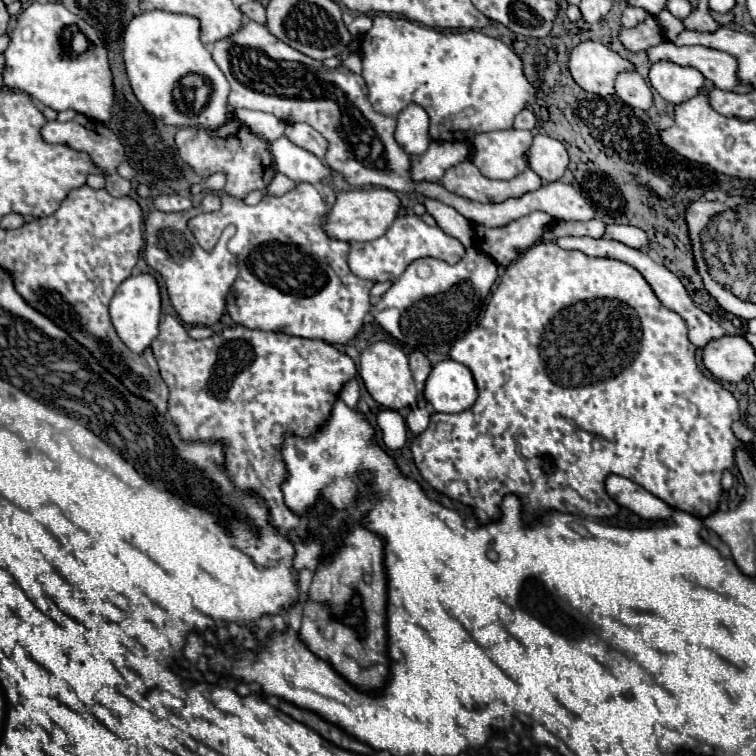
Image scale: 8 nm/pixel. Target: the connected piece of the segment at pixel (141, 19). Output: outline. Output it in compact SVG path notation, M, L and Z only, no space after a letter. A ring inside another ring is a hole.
M150 10L134 16L124 32L124 62L130 86L140 104L154 118L172 126L210 126L218 128L230 120L228 108L228 80L212 60L208 48L200 42L200 20L186 14L172 14L164 10ZM184 74L200 74L212 82L212 94L206 106L190 116L182 114L174 102L174 88Z

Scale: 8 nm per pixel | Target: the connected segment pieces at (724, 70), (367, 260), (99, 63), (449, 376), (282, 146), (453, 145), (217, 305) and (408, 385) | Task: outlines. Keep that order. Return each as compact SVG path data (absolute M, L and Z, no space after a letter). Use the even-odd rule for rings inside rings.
M670 40L660 42L658 46L652 46L646 50L646 56L650 64L670 60L680 66L696 68L704 74L704 78L712 80L716 88L730 90L730 92L750 92L750 86L742 86L736 78L736 60L720 50L704 48L704 46L676 46Z
M398 216L384 236L370 242L352 242L350 246L352 246L348 256L350 270L360 278L368 278L376 282L398 280L402 272L408 268L408 264L418 258L434 256L434 258L446 260L448 264L456 264L460 258L464 258L464 252L466 252L460 240L444 234L438 226L424 224L420 216Z
M32 2L16 18L16 28L12 30L12 40L4 56L4 86L22 90L56 112L76 110L104 124L110 120L116 94L108 50L98 32L80 16L72 14L64 4ZM76 28L88 40L88 48L82 54L72 48L72 30Z
M442 360L438 362L428 380L426 380L426 390L424 390L424 396L428 402L432 402L434 410L438 412L464 412L468 410L474 402L476 402L476 382L472 380L472 372L468 372L468 368L456 360Z
M286 136L272 142L272 156L274 166L278 172L286 174L296 182L310 182L318 184L320 180L330 180L330 168L322 164L312 152L292 144Z
M432 142L422 156L412 156L414 180L440 180L446 168L456 166L470 156L466 142Z
M208 192L200 206L186 212L166 214L152 210L146 218L146 262L158 270L168 286L178 318L186 324L214 326L226 314L228 294L236 282L236 256L226 250L226 242L219 239L212 252L204 252L188 228L188 220L200 212L214 212L220 208L218 192Z
M374 342L362 350L360 356L360 376L366 384L366 390L370 396L390 410L402 410L406 406L412 406L416 402L416 386L408 368L408 356L390 342Z

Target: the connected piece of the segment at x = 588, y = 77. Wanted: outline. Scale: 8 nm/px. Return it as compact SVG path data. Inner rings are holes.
M578 44L572 52L570 52L570 62L568 62L570 74L576 80L576 84L580 88L584 88L586 92L598 94L602 98L614 94L614 80L622 70L632 70L632 64L624 58L620 58L616 52L612 52L610 48L606 48L604 44Z

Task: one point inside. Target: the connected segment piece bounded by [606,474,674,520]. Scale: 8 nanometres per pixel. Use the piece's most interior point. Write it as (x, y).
(627, 493)

